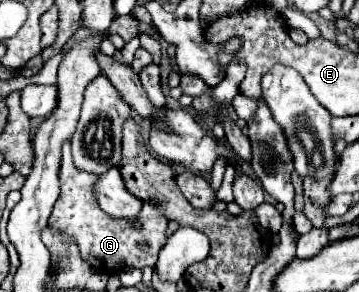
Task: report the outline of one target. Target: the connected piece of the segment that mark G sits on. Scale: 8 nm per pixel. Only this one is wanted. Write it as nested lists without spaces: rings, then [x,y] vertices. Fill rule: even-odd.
[[[63,143],[63,157],[61,157],[61,169],[59,169],[59,181],[61,181],[61,195],[53,207],[49,225],[55,229],[61,229],[67,237],[75,239],[81,251],[83,261],[87,261],[91,267],[99,271],[119,273],[129,267],[153,267],[157,263],[159,249],[165,245],[165,229],[167,229],[167,217],[159,209],[157,203],[145,203],[143,205],[143,227],[135,231],[133,227],[127,227],[127,223],[115,223],[115,219],[107,219],[103,215],[103,209],[97,203],[97,197],[93,195],[93,183],[97,183],[95,175],[83,173],[73,165],[71,159],[71,143]],[[145,243],[145,249],[139,249],[139,245]]]

